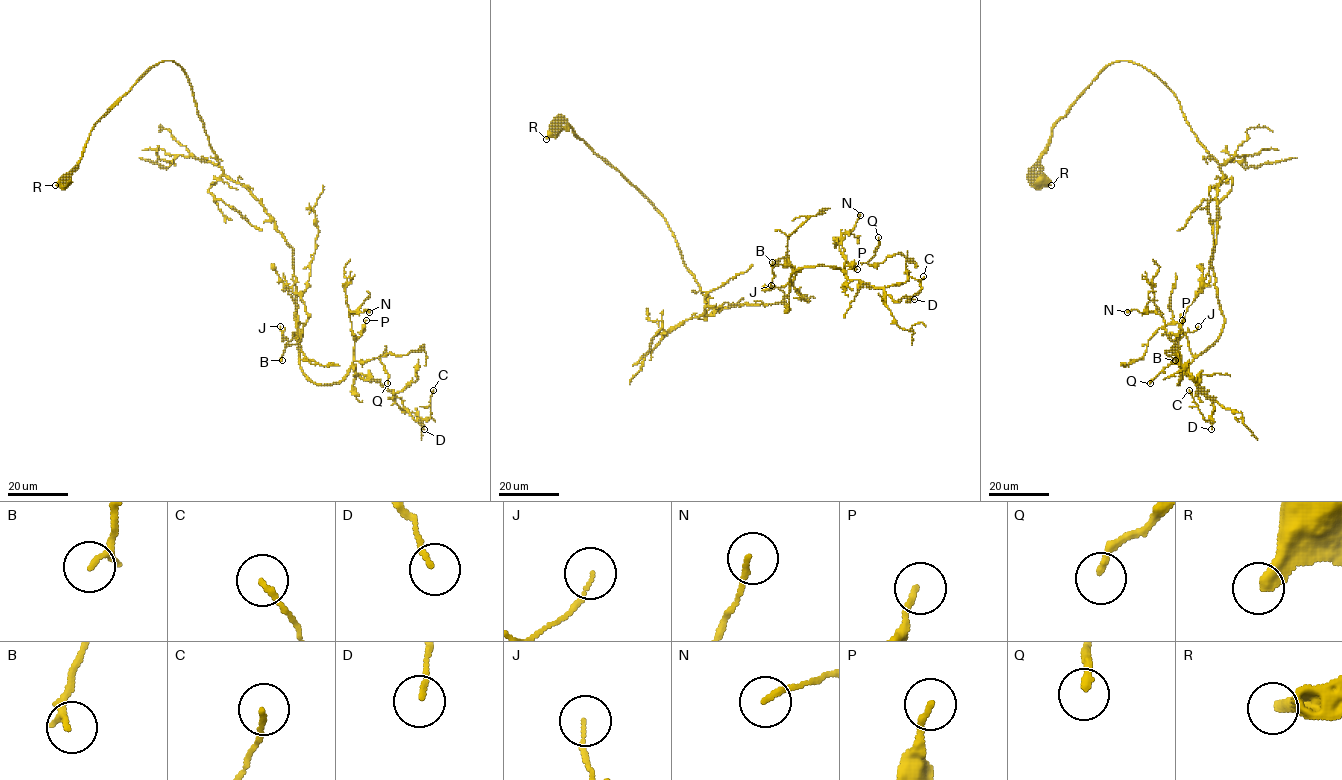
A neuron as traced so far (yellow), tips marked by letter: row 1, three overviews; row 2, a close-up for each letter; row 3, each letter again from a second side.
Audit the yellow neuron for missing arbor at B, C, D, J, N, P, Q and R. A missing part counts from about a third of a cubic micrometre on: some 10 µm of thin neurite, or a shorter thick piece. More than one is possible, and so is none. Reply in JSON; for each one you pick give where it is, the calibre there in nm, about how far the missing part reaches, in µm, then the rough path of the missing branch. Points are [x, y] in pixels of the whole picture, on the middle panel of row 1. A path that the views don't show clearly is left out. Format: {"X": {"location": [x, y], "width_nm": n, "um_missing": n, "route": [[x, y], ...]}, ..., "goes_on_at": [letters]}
{"goes_on_at": []}

